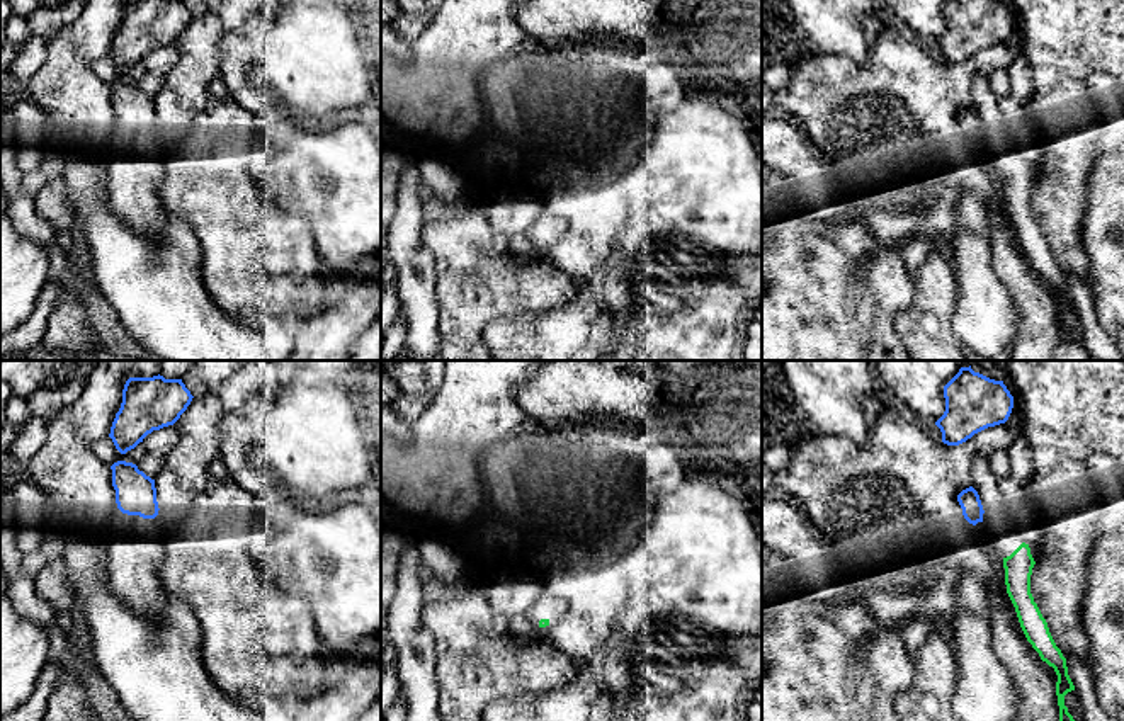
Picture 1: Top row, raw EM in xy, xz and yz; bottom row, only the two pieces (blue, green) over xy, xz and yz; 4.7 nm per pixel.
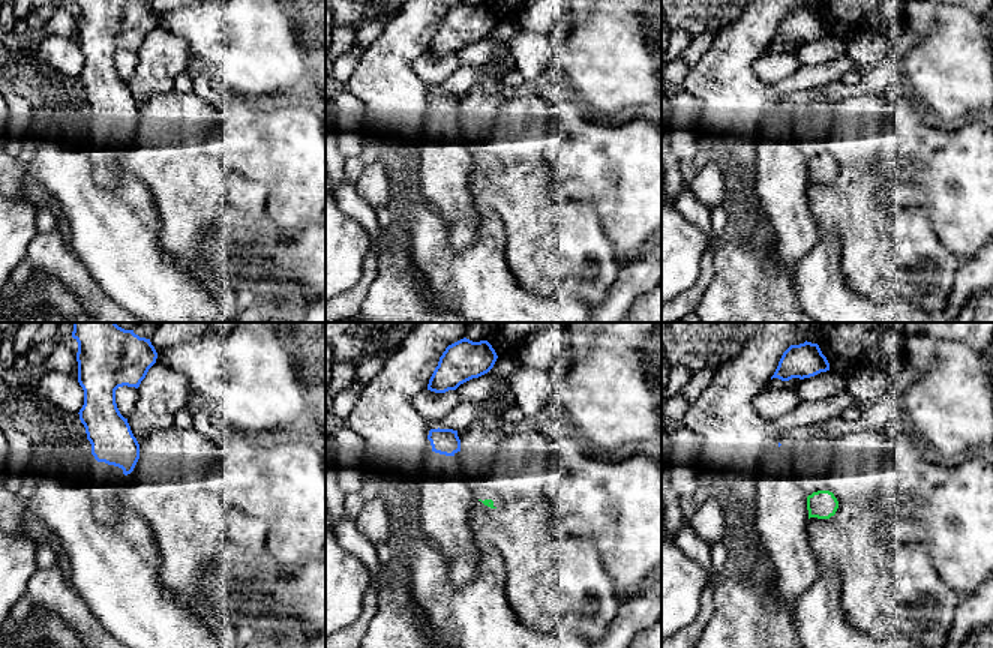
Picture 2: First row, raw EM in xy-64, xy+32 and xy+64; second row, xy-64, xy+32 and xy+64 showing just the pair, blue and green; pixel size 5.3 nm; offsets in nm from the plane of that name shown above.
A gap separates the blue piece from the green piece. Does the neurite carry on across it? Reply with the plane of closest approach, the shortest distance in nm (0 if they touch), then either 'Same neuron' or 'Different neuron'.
Closest in yz. Distance 200 nm. Different neuron

